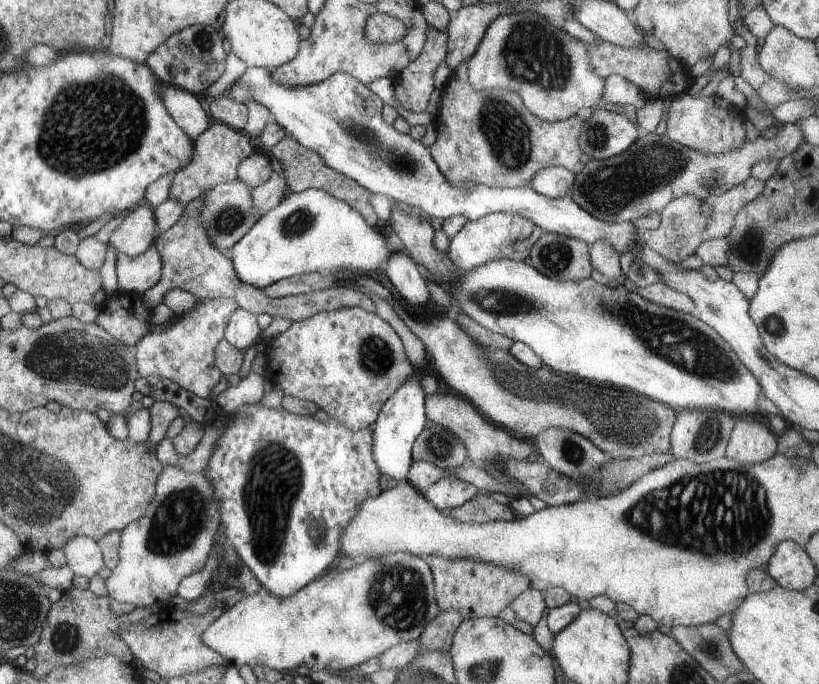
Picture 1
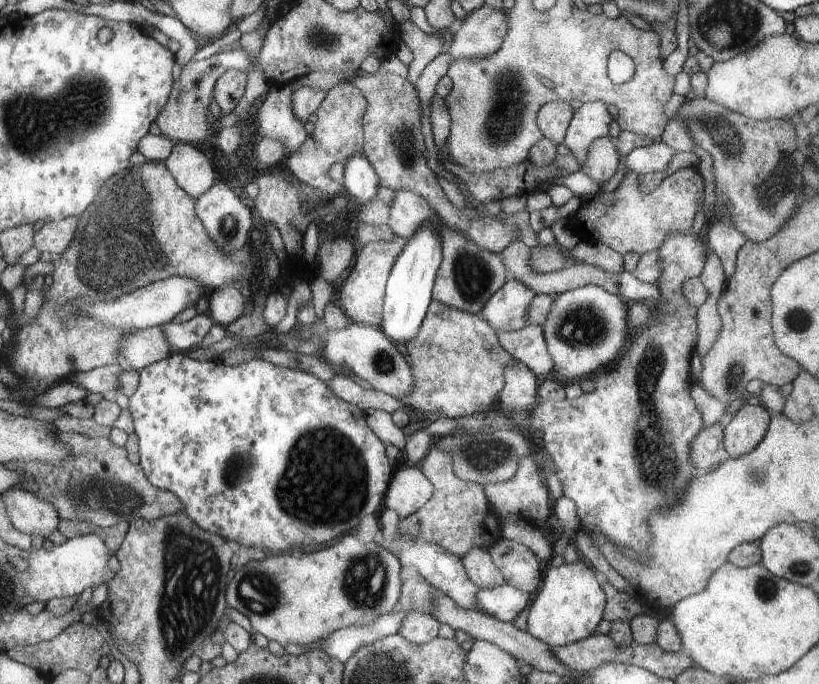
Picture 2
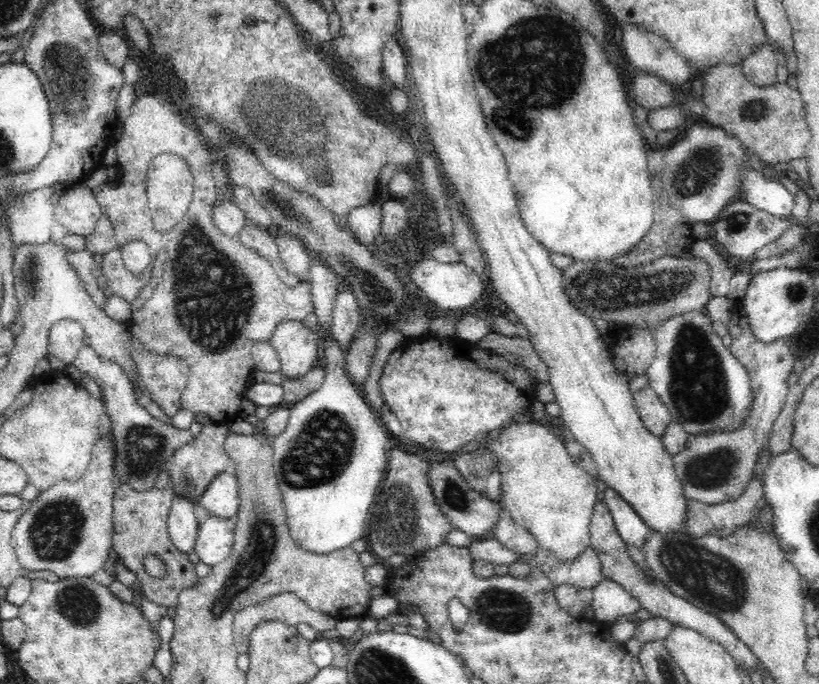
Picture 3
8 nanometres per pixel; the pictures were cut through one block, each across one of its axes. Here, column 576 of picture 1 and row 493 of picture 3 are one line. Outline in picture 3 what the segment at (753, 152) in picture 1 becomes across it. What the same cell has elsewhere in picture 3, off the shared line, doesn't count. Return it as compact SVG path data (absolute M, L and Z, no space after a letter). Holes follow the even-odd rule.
M204 422L204 430L202 434L192 442L186 444L182 448L178 448L172 456L172 464L168 466L168 474L172 476L172 488L176 496L186 496L186 500L190 500L192 504L198 504L200 508L200 496L204 494L204 488L222 472L230 472L234 474L234 462L232 458L226 454L226 438L228 438L230 430L224 424L214 424L214 422Z

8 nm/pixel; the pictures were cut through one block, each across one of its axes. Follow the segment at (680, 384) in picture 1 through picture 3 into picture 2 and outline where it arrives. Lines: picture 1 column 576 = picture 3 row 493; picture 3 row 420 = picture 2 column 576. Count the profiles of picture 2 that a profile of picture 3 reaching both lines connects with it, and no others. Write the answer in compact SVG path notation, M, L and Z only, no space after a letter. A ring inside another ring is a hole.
M587 284L553 296L551 310L541 328L547 352L553 360L553 372L563 380L569 380L569 384L593 378L597 372L611 368L611 364L621 356L621 350L631 334L627 322L627 302L621 302L615 294L597 284Z

